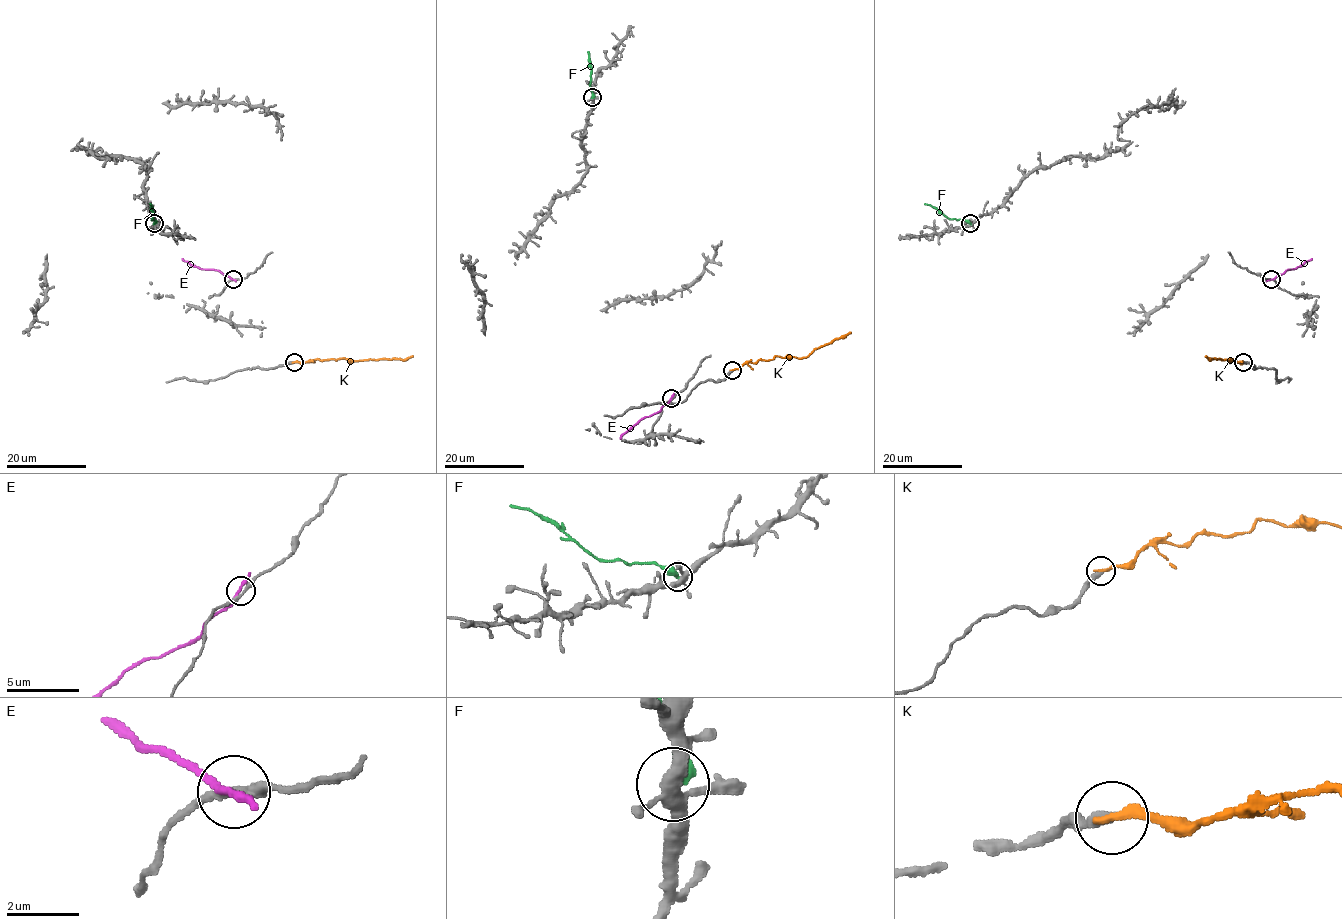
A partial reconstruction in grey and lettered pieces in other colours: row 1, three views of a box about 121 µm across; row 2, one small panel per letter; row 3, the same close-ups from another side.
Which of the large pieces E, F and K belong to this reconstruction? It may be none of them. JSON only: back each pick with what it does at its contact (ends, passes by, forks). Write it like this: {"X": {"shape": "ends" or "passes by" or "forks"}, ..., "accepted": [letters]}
{"K": {"shape": "ends"}, "accepted": ["K"]}

